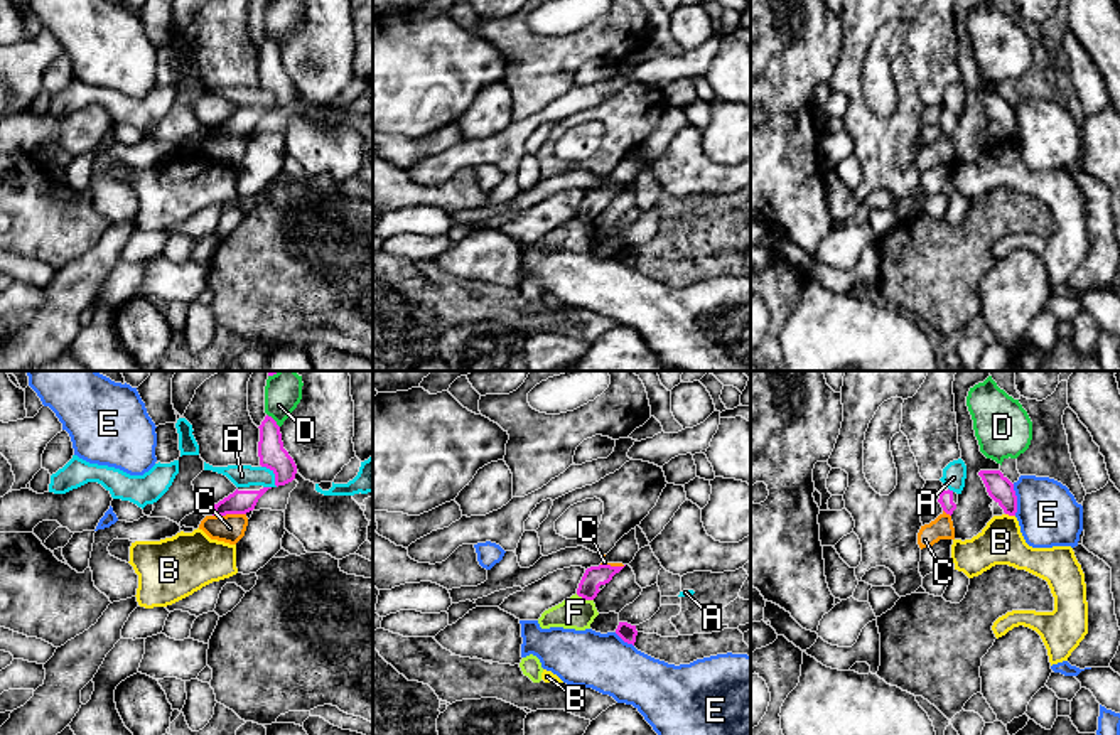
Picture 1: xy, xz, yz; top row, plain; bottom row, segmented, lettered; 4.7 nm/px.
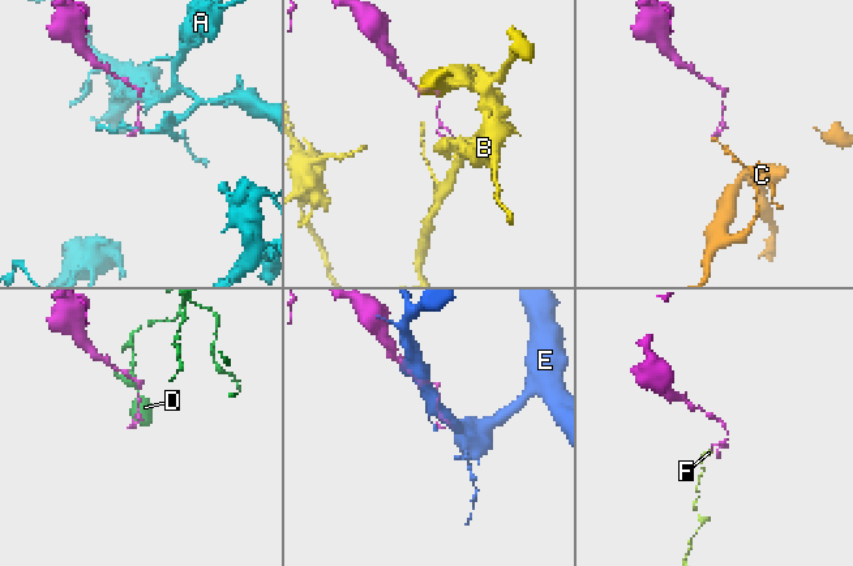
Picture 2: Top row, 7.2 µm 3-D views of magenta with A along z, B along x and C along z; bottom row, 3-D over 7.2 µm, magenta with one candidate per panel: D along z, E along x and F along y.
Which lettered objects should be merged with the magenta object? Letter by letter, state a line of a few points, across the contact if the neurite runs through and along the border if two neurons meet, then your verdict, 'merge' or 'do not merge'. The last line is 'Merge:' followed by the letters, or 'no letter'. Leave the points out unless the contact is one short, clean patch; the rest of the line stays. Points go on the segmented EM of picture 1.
A: xy (262, 466), (274, 474), (277, 486) | do not merge
B: do not merge
C: xy (245, 513), (213, 516) | do not merge
D: do not merge
E: yz (1012, 484), (1016, 515) | do not merge
F: xz (576, 594), (592, 600) | do not merge
Merge: no letter

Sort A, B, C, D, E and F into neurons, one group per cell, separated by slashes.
A / B / C / D / E F

